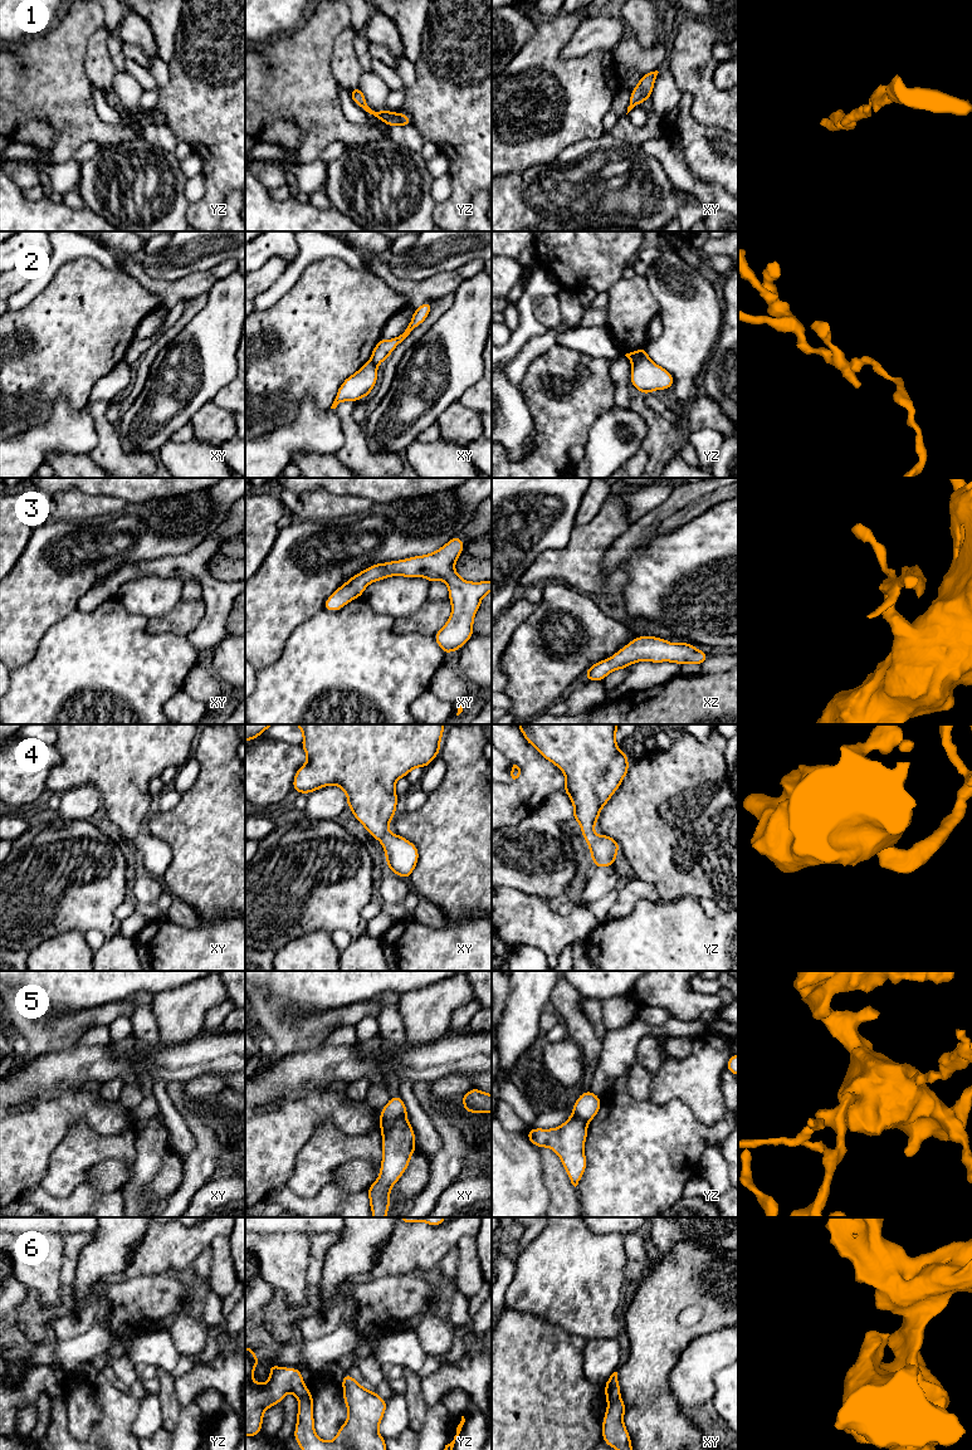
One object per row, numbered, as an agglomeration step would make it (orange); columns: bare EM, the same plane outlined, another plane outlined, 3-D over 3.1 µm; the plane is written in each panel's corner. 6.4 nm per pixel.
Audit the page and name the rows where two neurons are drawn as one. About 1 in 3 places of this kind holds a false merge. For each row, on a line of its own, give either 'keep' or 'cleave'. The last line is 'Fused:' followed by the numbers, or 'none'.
1: keep
2: cleave
3: keep
4: keep
5: cleave
6: cleave
Fused: 2, 5, 6

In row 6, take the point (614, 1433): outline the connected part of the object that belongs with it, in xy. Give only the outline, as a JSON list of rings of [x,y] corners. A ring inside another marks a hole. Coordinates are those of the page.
[[[621,1397],[610,1402],[602,1421],[602,1439],[616,1450],[632,1450],[630,1435],[624,1425],[625,1408]]]

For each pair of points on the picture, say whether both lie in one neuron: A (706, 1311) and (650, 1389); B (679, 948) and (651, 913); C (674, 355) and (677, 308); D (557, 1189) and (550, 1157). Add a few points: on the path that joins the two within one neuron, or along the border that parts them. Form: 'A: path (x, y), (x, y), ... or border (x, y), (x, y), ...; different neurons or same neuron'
A: path (685, 1329), (650, 1365), (650, 1368); same neuron
B: path (670, 940), (653, 922); same neuron
C: path (677, 343), (677, 320); same neuron
D: path (557, 1181), (552, 1165); same neuron

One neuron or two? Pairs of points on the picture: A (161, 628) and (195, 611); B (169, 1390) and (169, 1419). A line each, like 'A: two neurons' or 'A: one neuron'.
A: one neuron
B: one neuron

